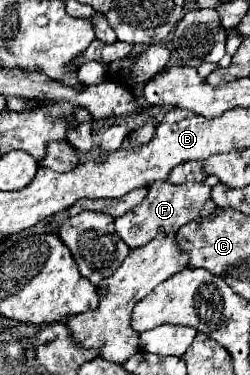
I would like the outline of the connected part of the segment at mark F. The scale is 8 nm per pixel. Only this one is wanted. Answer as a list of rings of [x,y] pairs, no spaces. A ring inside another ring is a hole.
[[[157,181],[157,185],[149,187],[147,197],[141,201],[141,205],[135,205],[129,213],[115,219],[115,231],[117,235],[131,247],[147,245],[151,239],[155,239],[163,231],[177,231],[185,223],[197,219],[203,215],[203,209],[213,211],[213,199],[211,199],[211,187],[207,183],[185,183],[185,185],[173,185],[169,181]]]

